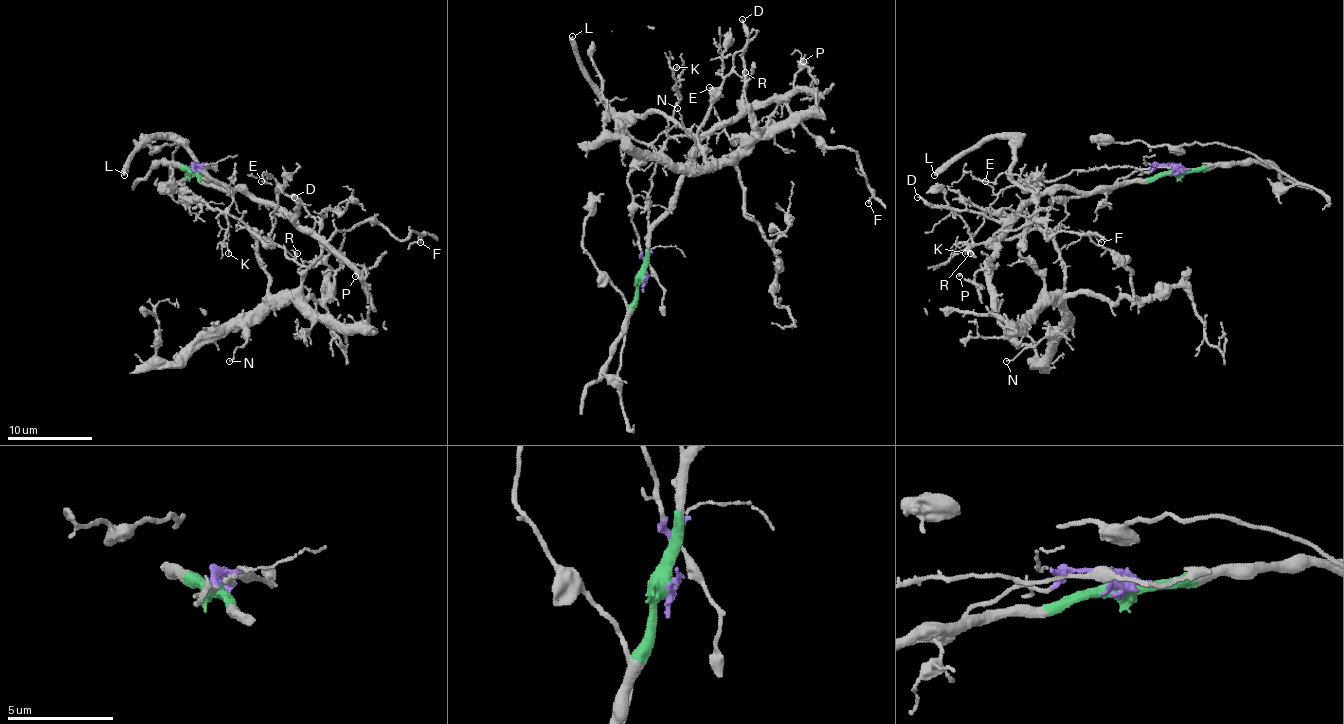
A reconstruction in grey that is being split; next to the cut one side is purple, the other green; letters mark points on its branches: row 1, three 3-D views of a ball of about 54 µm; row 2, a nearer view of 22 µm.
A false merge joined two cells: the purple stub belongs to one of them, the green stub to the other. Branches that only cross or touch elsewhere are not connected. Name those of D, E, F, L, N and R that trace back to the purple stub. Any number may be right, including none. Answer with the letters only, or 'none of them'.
E, N, R

